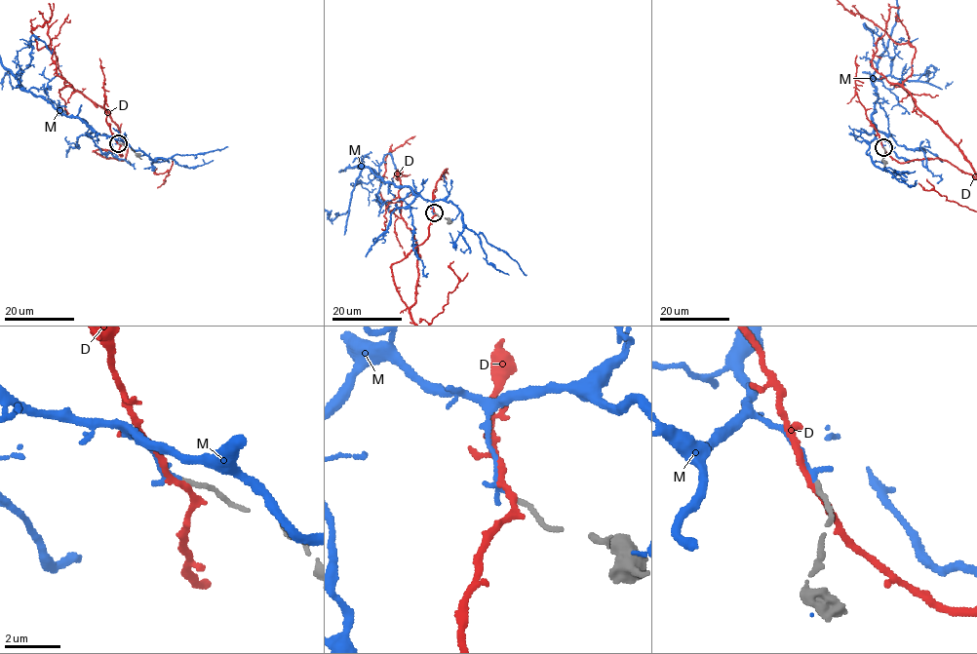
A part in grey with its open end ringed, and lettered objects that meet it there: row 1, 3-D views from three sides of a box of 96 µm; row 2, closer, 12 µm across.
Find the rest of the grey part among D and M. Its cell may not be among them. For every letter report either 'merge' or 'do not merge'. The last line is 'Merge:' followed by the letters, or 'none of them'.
D: do not merge
M: do not merge
Merge: none of them

